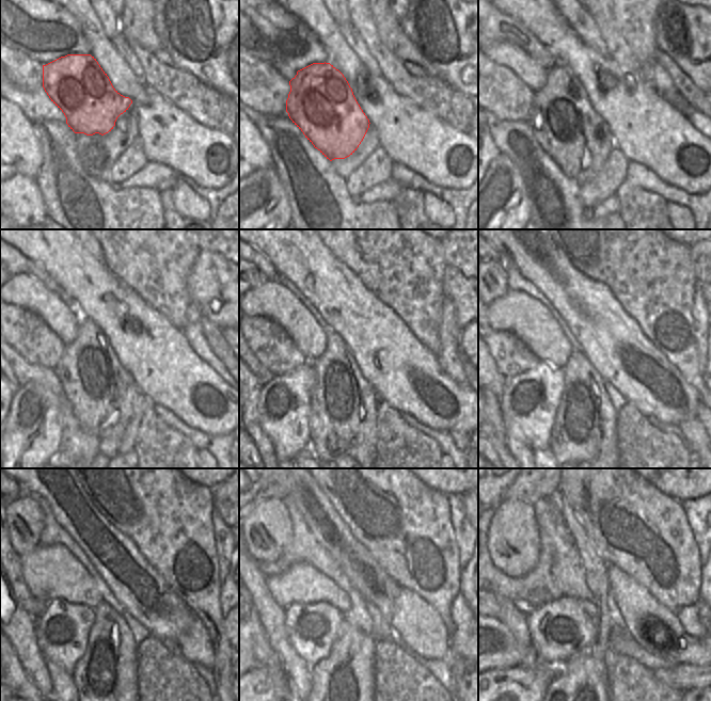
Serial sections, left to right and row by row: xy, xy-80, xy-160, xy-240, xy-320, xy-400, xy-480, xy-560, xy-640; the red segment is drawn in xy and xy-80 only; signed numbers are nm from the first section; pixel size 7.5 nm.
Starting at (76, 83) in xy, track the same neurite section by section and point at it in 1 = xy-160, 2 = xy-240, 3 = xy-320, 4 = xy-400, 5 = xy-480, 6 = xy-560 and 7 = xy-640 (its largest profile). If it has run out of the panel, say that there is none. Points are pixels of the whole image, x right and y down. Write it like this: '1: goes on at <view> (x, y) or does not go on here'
1: goes on at xy-160 (569, 130)
2: goes on at xy-240 (101, 392)
3: goes on at xy-320 (343, 407)
4: goes on at xy-400 (584, 436)
5: goes on at xy-480 (105, 676)
6: goes on at xy-560 (343, 684)
7: goes on at xy-640 (581, 685)

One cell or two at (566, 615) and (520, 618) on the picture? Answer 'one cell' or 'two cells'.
two cells

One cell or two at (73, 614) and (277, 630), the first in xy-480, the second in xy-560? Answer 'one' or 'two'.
two

